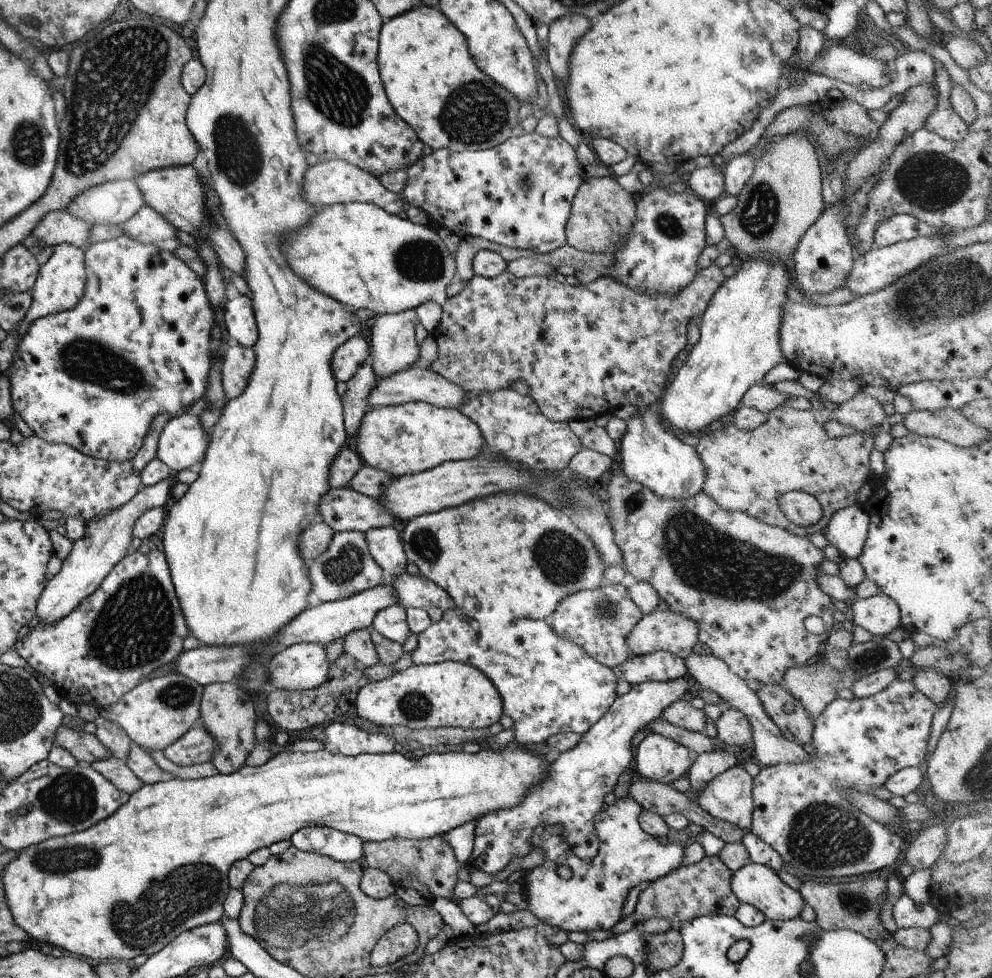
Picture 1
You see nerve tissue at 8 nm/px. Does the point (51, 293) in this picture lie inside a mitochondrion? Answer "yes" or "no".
no

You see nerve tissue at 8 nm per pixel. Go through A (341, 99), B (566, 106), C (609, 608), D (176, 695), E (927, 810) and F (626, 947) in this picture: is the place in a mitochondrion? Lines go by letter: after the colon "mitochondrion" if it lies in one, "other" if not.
A: mitochondrion
B: other
C: mitochondrion
D: mitochondrion
E: other
F: other

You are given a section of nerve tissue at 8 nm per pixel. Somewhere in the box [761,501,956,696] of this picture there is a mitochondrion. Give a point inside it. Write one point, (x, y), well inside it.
(877, 656)

